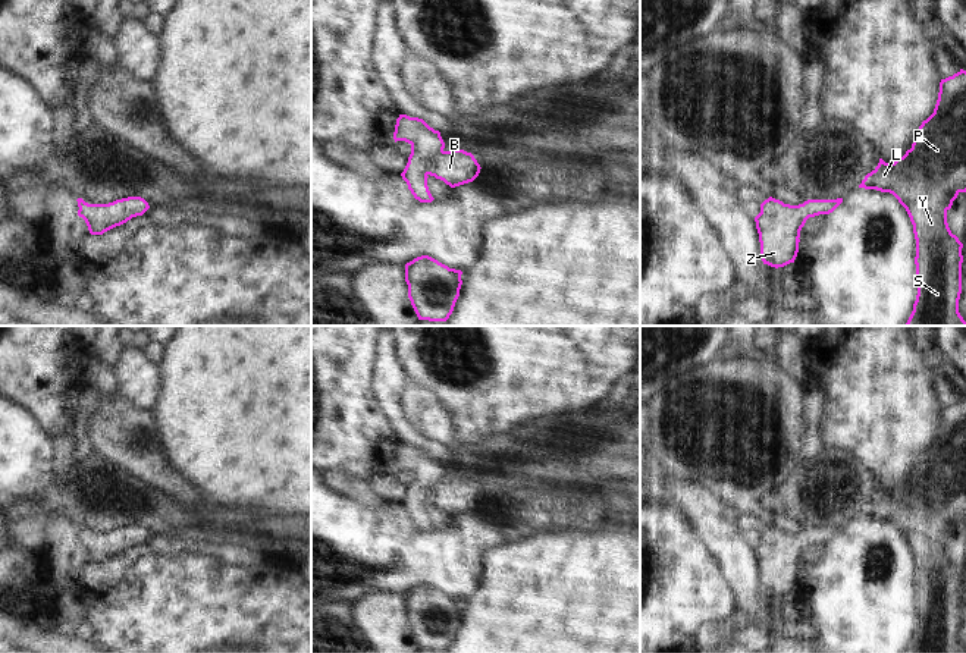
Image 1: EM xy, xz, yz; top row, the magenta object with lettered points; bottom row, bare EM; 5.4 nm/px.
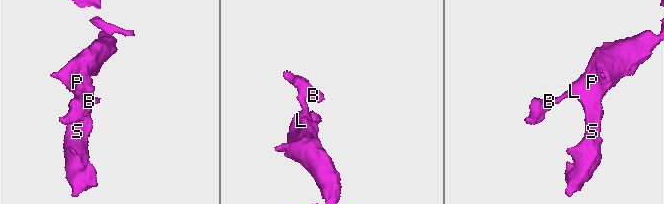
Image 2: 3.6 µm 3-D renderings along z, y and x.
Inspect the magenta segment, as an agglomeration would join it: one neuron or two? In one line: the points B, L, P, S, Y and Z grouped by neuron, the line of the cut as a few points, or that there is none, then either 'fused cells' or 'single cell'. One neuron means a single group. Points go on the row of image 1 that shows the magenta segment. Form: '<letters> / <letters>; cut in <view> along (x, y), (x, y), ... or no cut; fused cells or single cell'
B L P S Y Z; no cut; single cell

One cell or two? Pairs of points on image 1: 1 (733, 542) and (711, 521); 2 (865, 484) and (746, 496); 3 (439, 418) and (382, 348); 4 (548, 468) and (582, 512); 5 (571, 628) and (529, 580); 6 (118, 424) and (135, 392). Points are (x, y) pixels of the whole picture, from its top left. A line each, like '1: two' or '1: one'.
1: one
2: two
3: two
4: one
5: one
6: two

